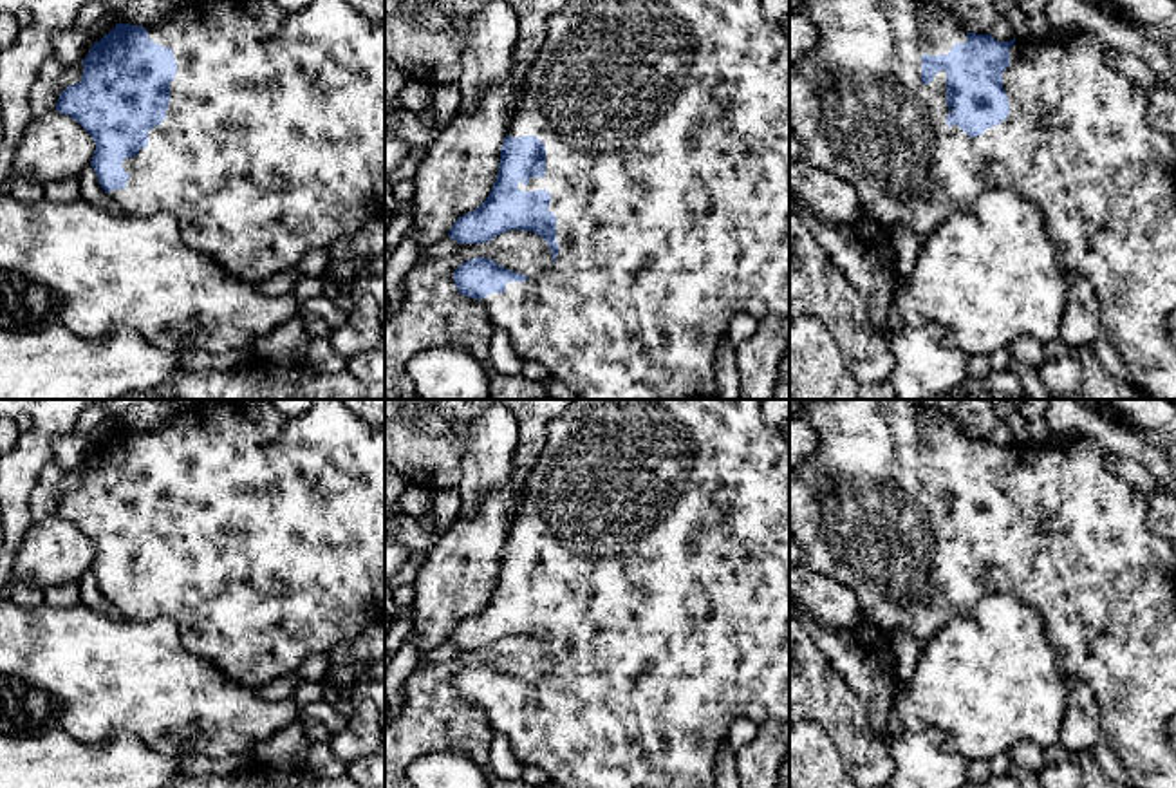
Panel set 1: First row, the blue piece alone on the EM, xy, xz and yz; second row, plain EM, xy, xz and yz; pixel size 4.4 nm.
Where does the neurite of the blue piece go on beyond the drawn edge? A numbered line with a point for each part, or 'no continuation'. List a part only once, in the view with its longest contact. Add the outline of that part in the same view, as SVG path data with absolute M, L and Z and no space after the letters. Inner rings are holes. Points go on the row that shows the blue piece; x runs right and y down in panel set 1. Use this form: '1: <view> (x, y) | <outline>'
1: yz (1077, 141) | M800 0L797 5L818 33L817 49L789 70L789 128L802 146L806 163L818 166L851 183L862 202L862 224L878 224L885 231L901 224L918 237L929 237L945 219L972 210L977 197L990 188L1013 188L1035 202L1046 220L1046 233L1066 269L1084 277L1097 291L1104 340L1124 358L1131 381L1151 399L1176 399L1176 347L1171 343L1167 320L1176 311L1176 143L1156 130L1149 121L1149 96L1134 81L1109 63L1109 47L1093 33L1078 33L1051 42L1015 40L1010 51L1010 67L1003 70L1003 89L1008 94L1008 117L968 137L959 127L947 127L947 72L941 70L927 85L921 83L921 56L948 54L956 43L965 43L966 31L947 7L921 0Z

